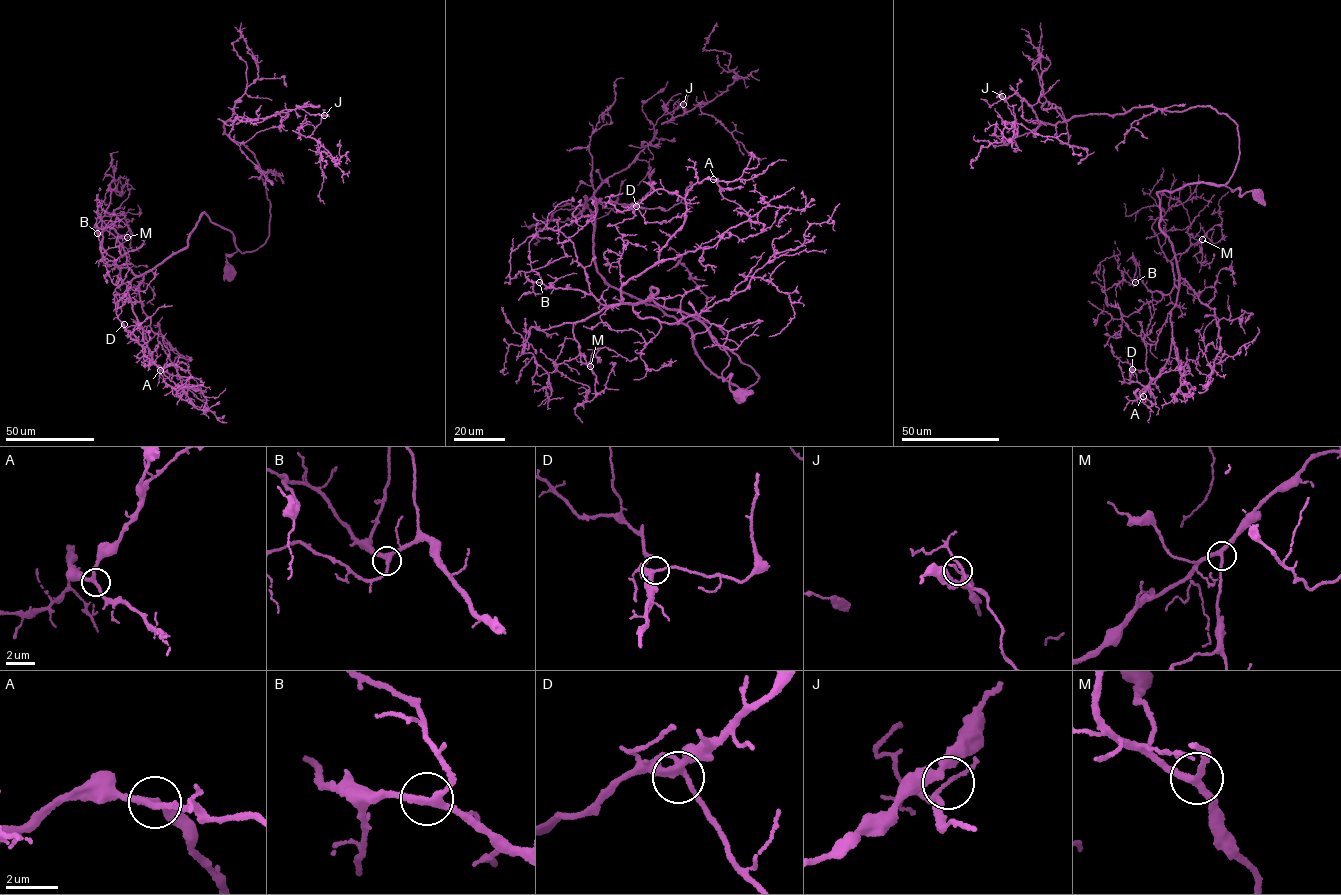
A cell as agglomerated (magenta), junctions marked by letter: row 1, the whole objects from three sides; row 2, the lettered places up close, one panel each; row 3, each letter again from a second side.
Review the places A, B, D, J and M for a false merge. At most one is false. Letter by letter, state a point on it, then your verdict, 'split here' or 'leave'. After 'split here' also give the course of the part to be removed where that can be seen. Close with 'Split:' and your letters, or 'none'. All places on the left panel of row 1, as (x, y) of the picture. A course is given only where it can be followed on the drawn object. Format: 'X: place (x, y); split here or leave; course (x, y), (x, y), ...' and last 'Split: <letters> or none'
A: place (160, 370); leave
B: place (97, 233); leave
D: place (124, 324); leave
J: place (324, 115); split here; course (324, 115), (309, 136), (327, 150), (332, 161), (339, 160), (334, 161), (338, 159), (323, 151), (325, 168)
M: place (127, 237); leave
Split: J

